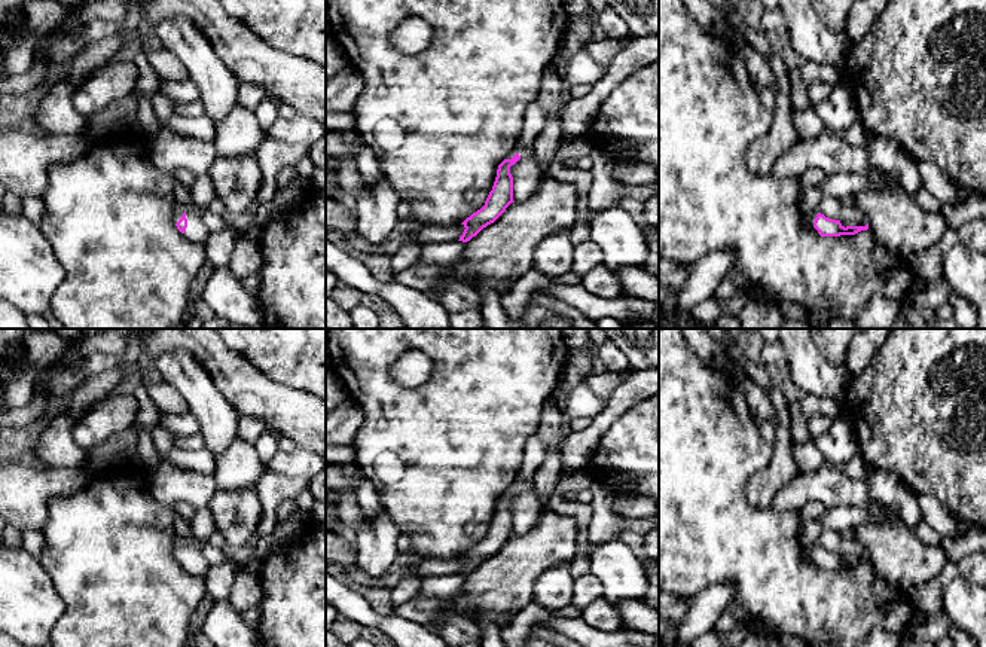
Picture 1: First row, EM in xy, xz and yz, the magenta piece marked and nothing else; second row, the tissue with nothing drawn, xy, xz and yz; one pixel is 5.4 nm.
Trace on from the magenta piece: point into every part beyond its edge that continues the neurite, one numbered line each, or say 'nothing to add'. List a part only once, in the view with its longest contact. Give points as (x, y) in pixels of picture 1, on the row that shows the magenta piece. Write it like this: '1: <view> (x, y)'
1: xy (197, 231)

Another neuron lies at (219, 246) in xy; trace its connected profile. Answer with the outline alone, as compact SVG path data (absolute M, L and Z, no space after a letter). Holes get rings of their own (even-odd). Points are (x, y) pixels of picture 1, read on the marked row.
M229 228L222 232L210 234L204 244L207 260L216 268L228 266L235 242L236 238Z

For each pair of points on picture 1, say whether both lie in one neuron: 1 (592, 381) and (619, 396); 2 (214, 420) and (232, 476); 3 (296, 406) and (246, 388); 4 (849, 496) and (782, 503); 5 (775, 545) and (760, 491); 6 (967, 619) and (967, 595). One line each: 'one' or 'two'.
1: two
2: two
3: one
4: one
5: two
6: one

